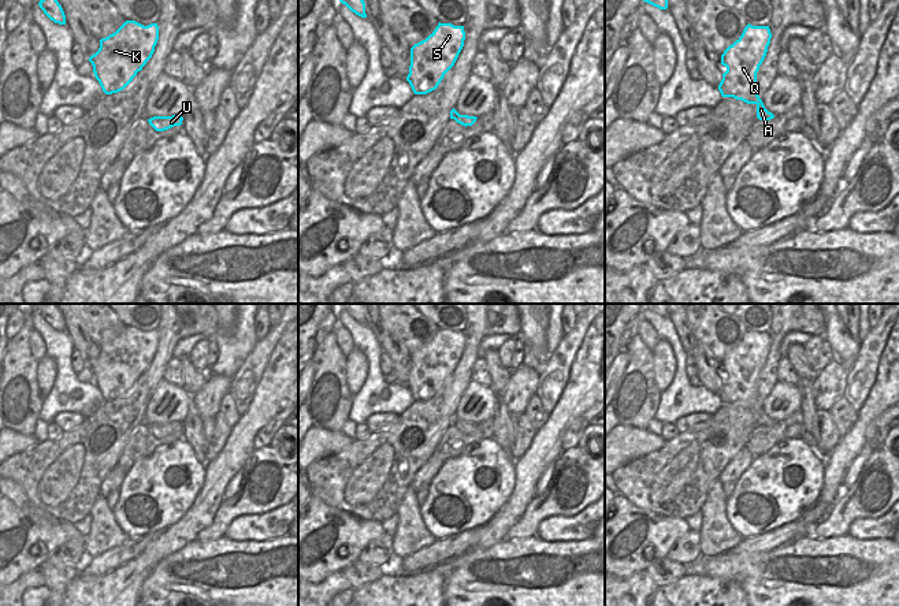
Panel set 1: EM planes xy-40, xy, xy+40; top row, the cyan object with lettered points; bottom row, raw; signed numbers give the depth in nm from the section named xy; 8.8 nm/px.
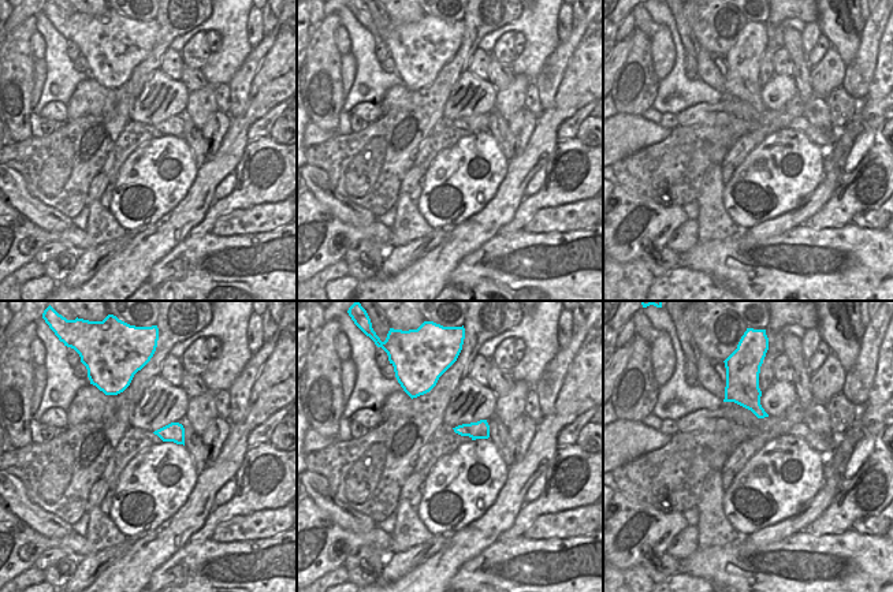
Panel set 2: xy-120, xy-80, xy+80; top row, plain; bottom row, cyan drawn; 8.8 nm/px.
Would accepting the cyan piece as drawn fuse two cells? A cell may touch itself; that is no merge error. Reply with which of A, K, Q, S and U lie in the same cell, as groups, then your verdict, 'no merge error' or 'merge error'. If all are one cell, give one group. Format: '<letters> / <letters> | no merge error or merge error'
A K Q S U | no merge error

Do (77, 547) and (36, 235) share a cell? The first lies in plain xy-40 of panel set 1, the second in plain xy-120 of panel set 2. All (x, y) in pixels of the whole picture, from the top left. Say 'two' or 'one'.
two

